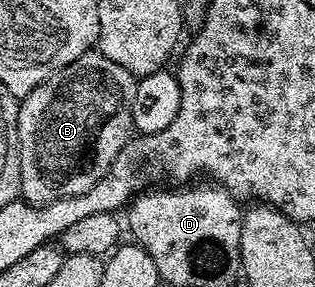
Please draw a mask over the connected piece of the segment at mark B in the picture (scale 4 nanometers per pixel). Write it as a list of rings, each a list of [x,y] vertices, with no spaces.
[[[94,49],[47,77],[34,87],[30,95],[24,96],[17,109],[17,148],[21,158],[20,198],[30,205],[54,203],[87,193],[99,182],[134,134],[131,101],[136,88],[137,79],[130,71],[115,65],[115,61]]]

